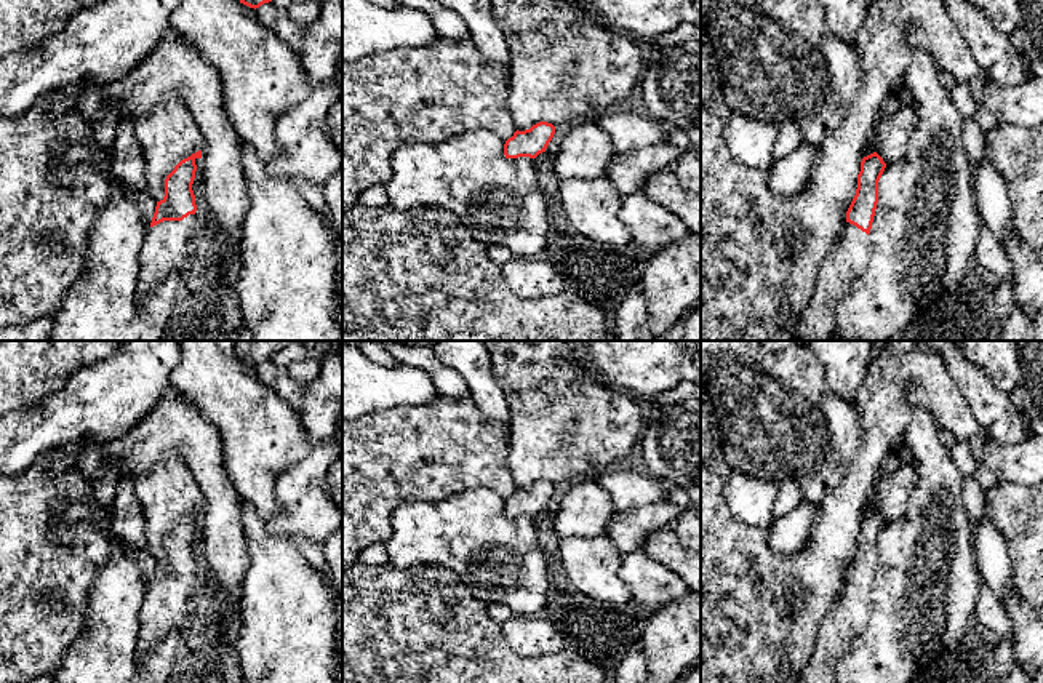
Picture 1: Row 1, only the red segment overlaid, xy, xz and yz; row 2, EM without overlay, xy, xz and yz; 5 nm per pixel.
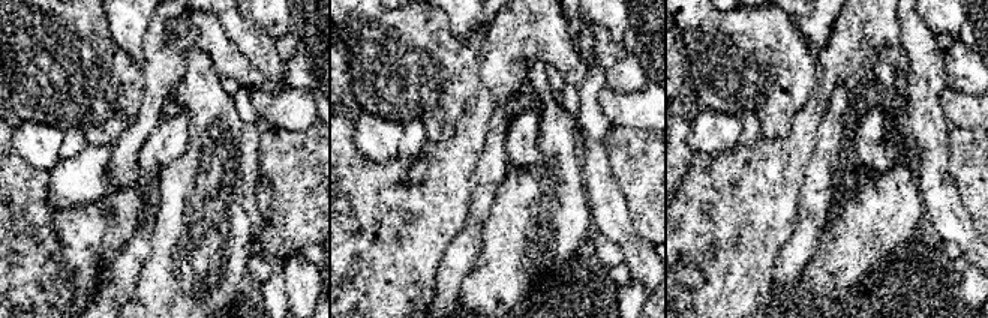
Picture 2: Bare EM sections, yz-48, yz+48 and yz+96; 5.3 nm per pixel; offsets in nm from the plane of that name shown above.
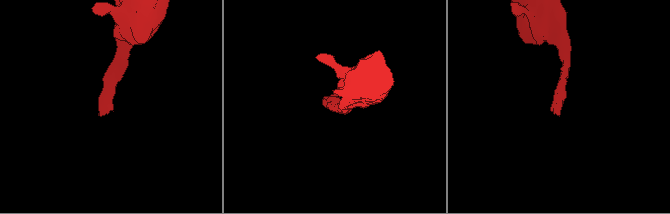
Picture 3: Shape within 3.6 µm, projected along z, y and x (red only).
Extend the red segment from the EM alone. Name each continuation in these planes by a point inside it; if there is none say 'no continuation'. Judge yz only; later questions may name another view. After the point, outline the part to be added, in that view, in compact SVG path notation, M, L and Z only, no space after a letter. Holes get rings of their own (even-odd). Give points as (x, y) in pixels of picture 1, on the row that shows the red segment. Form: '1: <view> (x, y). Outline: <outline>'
1: yz (848, 256). Outline: M845 222L816 275L813 299L797 326L797 341L827 341L833 334L837 306L849 293L867 261L869 235Z

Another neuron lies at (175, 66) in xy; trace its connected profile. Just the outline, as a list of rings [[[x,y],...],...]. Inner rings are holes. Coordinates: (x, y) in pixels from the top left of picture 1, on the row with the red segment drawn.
[[[170,32],[131,72],[112,83],[83,82],[77,110],[93,125],[109,114],[134,122],[165,94],[178,96],[190,110],[202,136],[203,197],[219,238],[224,290],[219,294],[219,328],[224,334],[243,326],[242,261],[238,246],[248,208],[242,166],[242,141],[222,107],[222,83],[214,66],[184,37]]]

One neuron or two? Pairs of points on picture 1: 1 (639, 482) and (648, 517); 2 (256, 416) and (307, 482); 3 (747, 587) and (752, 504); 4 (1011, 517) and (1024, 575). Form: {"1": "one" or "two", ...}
{"1": "two", "2": "two", "3": "two", "4": "one"}

